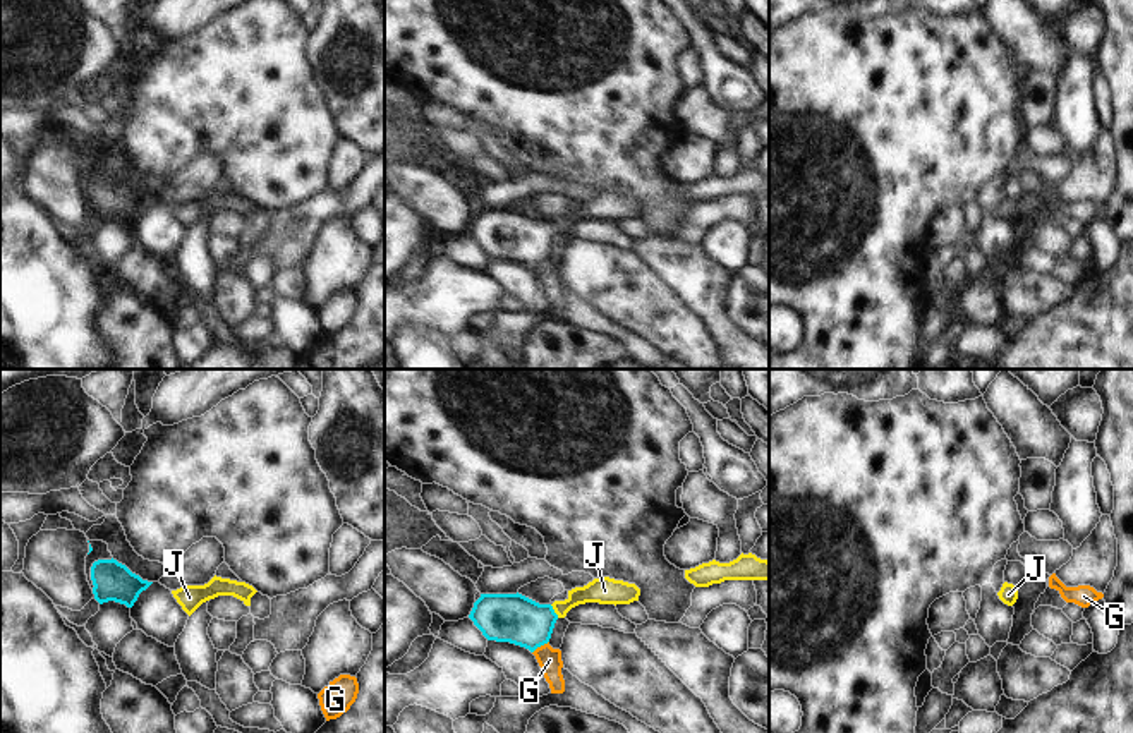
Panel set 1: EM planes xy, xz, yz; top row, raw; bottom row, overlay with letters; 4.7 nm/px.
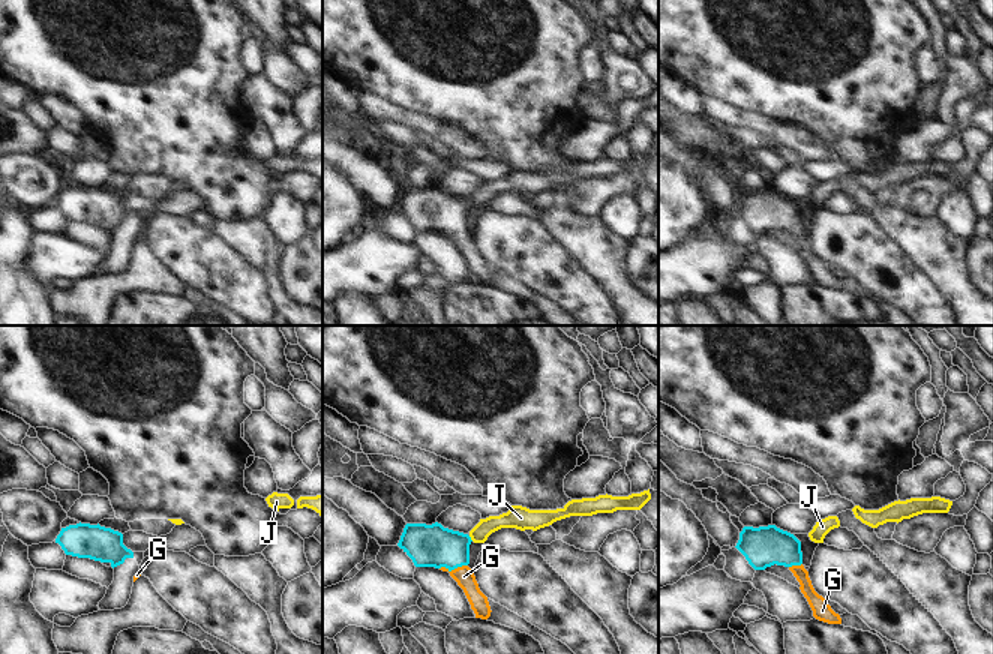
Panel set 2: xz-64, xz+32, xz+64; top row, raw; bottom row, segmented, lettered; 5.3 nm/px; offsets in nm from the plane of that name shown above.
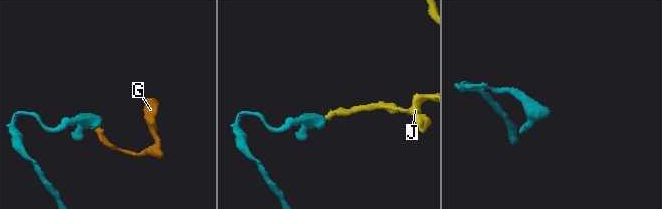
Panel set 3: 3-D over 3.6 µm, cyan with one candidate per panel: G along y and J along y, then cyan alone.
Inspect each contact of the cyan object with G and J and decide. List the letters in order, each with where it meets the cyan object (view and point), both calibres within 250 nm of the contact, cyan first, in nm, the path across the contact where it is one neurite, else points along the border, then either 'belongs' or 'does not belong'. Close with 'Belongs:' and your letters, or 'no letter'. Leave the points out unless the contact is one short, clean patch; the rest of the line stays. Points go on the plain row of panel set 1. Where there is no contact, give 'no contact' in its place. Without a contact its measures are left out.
G: xz (539, 261) | 220/110 nm | across xz (514, 234), (539, 261), (550, 275) | belongs
J: xz (553, 227) | 220/120 nm | across xz (514, 234), (541, 234), (553, 227), (577, 212), (601, 206) | belongs
Belongs: G, J

